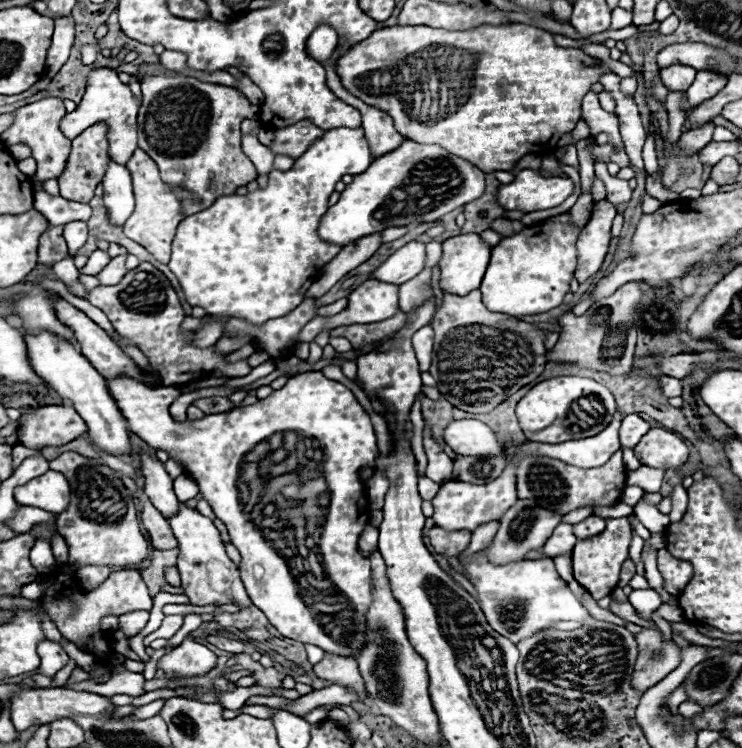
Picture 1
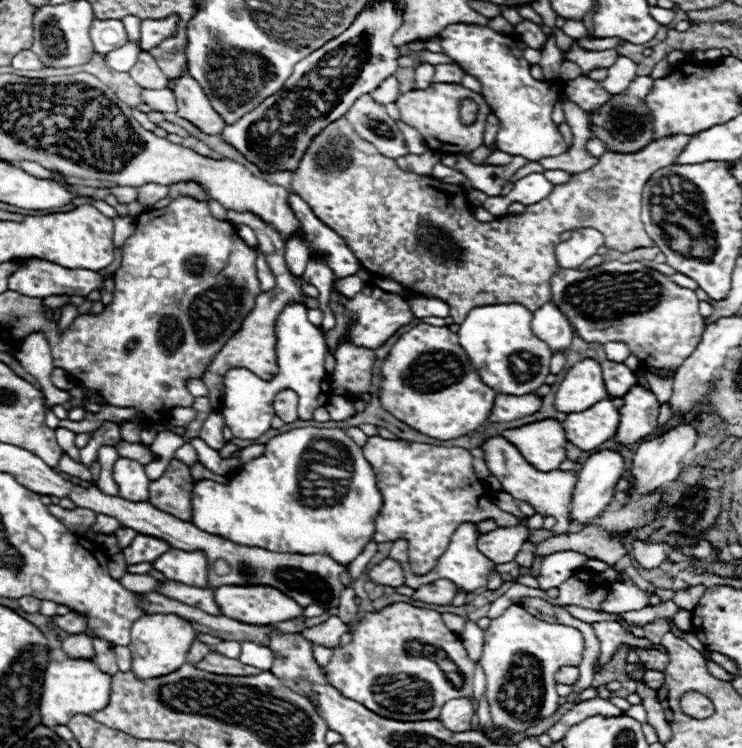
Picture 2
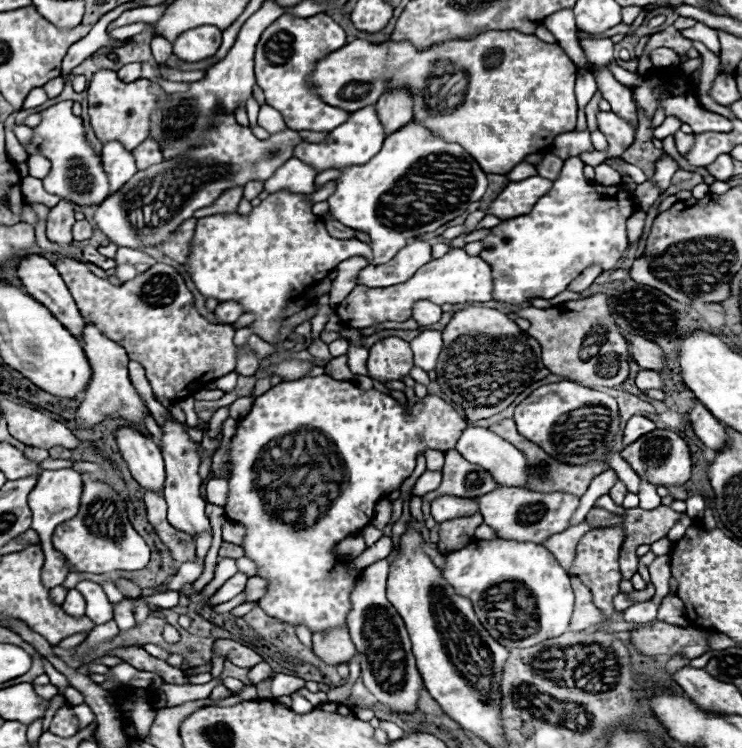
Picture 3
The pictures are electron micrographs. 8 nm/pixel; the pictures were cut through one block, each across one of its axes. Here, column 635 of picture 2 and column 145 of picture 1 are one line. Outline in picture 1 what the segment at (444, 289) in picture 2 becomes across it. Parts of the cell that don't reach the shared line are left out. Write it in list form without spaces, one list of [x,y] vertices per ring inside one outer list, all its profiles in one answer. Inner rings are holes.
[[[136,150],[126,168],[132,174],[134,180],[134,196],[136,196],[136,210],[124,224],[124,234],[144,246],[158,262],[166,264],[170,260],[170,244],[174,238],[174,230],[178,228],[178,222],[184,218],[180,212],[180,202],[176,196],[168,196],[168,190],[164,190],[164,182],[160,180],[158,166],[154,160],[144,152]]]

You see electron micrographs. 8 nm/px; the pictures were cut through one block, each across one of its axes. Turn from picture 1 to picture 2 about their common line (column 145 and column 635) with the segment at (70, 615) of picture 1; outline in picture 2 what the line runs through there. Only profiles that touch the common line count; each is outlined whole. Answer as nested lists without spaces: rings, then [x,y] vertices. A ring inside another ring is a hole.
[[[624,572],[622,582],[614,582],[608,586],[606,600],[600,602],[604,612],[624,612],[624,610],[640,610],[646,608],[648,594],[642,592]]]

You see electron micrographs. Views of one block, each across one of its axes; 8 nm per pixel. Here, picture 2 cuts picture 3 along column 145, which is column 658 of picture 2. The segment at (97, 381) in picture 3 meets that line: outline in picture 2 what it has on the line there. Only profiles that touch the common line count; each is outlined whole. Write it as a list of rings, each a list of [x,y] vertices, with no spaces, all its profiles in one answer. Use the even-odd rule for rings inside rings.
[[[634,384],[624,396],[624,406],[620,408],[620,424],[616,440],[620,444],[640,442],[644,436],[652,434],[658,426],[660,402],[654,392],[646,390],[640,384]]]

